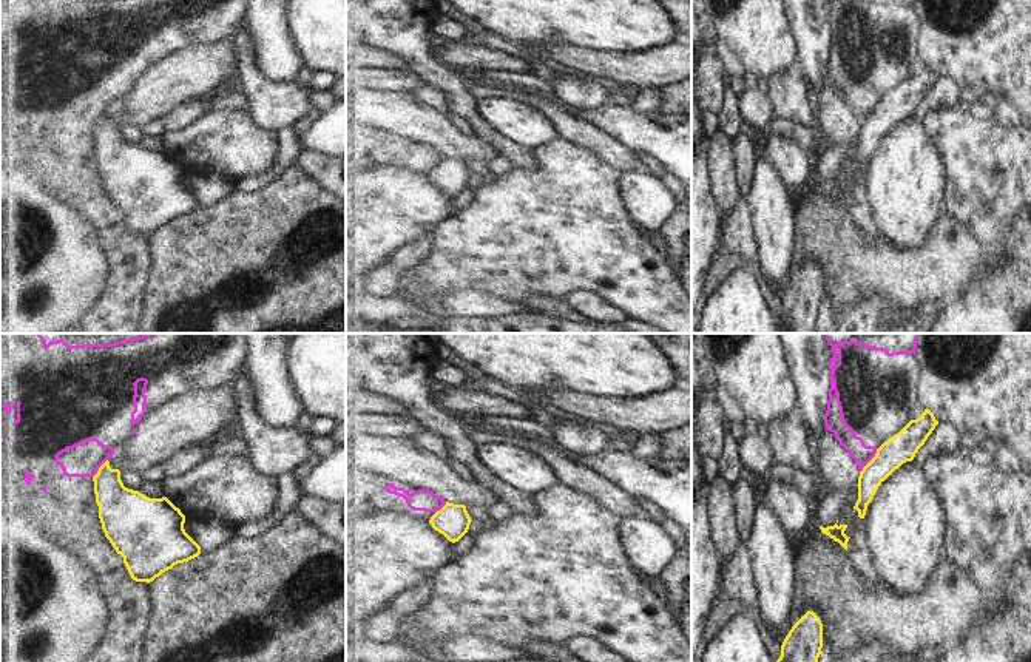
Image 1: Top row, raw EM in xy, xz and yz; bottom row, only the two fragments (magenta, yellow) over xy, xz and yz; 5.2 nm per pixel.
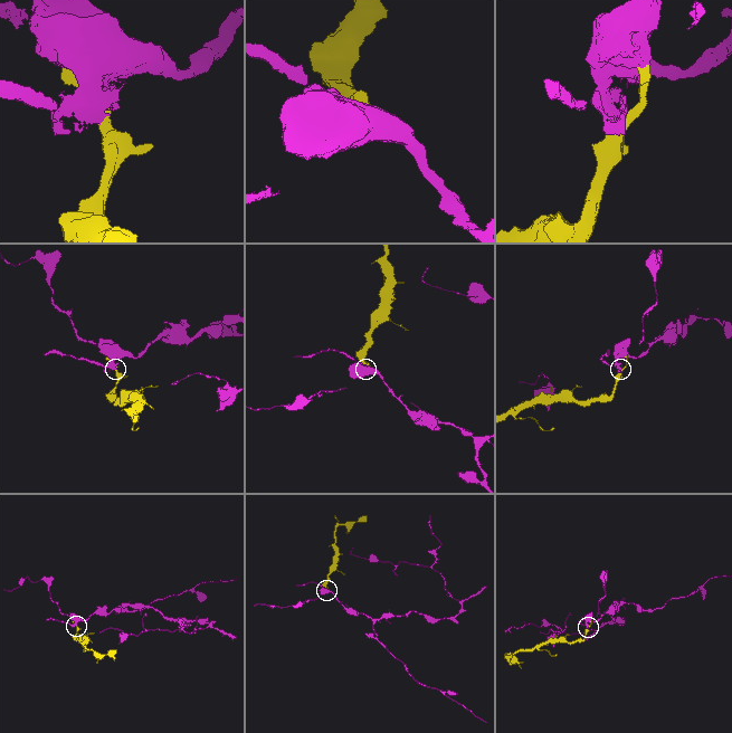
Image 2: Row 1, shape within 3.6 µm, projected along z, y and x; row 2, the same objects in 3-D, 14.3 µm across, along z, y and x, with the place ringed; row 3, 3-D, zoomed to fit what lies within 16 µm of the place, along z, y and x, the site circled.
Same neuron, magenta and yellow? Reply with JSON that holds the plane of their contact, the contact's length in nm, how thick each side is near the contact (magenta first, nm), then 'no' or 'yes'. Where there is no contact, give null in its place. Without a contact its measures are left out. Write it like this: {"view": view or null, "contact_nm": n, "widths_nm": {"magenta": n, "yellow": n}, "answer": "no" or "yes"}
{"view": "yz", "contact_nm": 170, "widths_nm": {"magenta": 100, "yellow": 150}, "answer": "no"}

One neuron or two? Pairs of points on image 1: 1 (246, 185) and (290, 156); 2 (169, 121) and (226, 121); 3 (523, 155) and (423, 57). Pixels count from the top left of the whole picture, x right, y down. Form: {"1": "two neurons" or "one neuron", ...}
{"1": "one neuron", "2": "two neurons", "3": "one neuron"}

